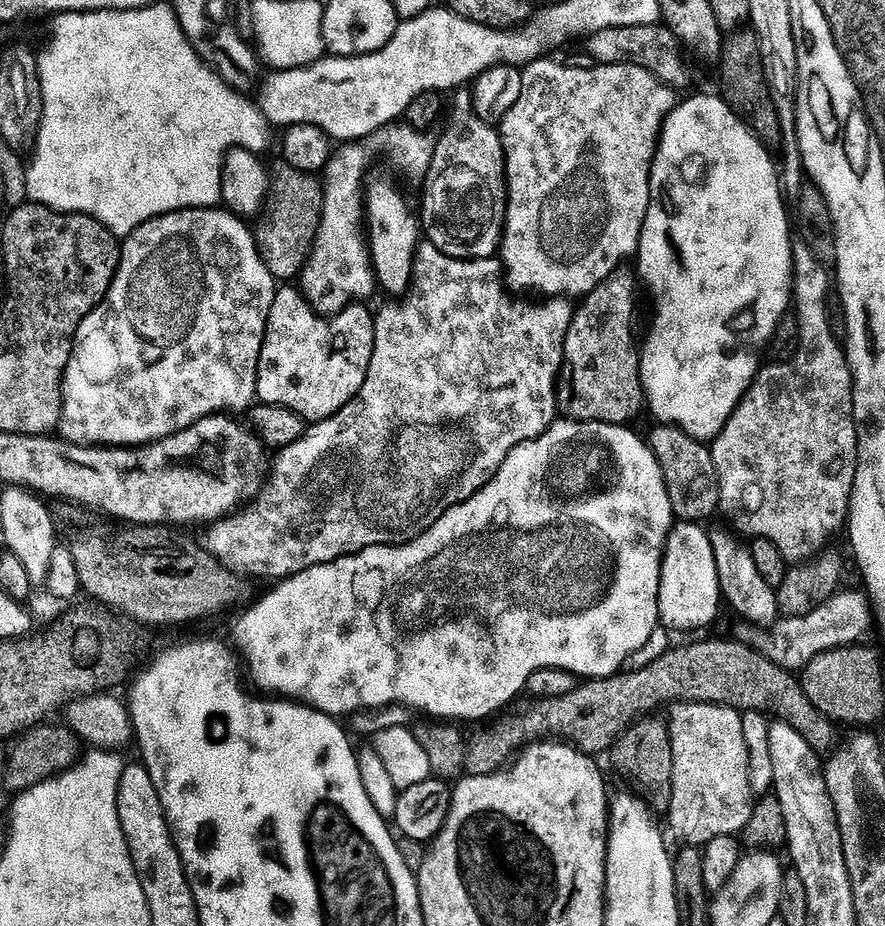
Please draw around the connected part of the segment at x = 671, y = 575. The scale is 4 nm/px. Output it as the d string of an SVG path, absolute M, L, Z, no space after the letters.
M684 521L675 523L671 534L668 536L663 573L660 575L659 616L661 625L676 632L692 628L704 628L717 618L720 604L722 605L720 579L717 576L713 547L710 546L707 531L700 524L690 524Z

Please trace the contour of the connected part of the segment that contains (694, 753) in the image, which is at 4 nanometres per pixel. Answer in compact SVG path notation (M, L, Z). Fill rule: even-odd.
M677 704L674 712L676 729L670 732L673 754L670 789L672 809L668 812L673 834L684 844L703 846L714 838L743 833L751 822L754 797L750 786L750 766L746 738L742 734L741 713L735 708L723 708L720 704Z

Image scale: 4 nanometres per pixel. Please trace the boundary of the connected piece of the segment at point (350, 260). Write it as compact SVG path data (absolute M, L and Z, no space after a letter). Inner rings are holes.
M338 240L324 241L318 260L311 261L300 275L300 288L306 296L309 298L309 303L317 309L320 315L333 316L339 313L344 308L348 307L351 303L355 303L357 300L367 300L374 290L377 289L377 280L373 269L373 261L365 256L364 248L367 243L362 240Z

